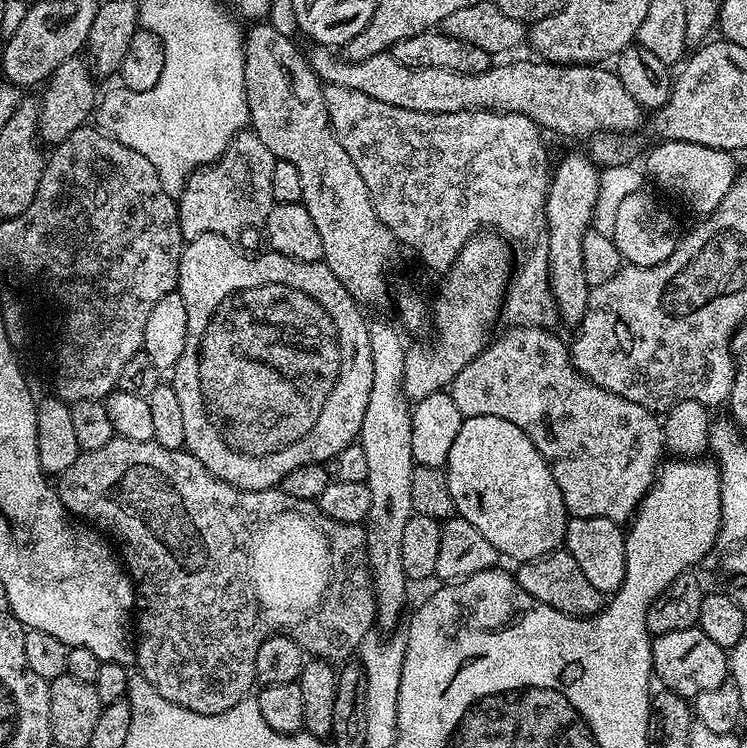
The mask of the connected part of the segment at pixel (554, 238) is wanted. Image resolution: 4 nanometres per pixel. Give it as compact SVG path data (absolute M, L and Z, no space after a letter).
M572 152L550 172L544 217L548 223L548 277L563 323L579 325L586 314L588 279L584 265L584 235L592 228L594 202L598 202L601 169L587 155Z

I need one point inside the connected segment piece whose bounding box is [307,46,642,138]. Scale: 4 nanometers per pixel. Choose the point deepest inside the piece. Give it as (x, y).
(585, 100)

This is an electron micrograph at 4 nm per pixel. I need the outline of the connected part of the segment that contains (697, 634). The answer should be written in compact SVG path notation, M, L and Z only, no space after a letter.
M699 628L672 630L655 637L652 642L652 670L657 681L660 680L669 692L677 692L685 698L695 698L702 690L714 690L714 686L722 686L729 679L728 652L706 638Z

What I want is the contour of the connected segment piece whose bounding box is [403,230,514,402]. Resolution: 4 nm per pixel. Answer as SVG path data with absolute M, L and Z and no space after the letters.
M484 230L468 239L458 258L448 269L436 301L430 304L430 328L436 331L432 345L416 344L404 354L404 398L415 402L435 392L443 392L453 378L489 343L488 331L499 321L513 275L514 256L508 253L509 241Z

